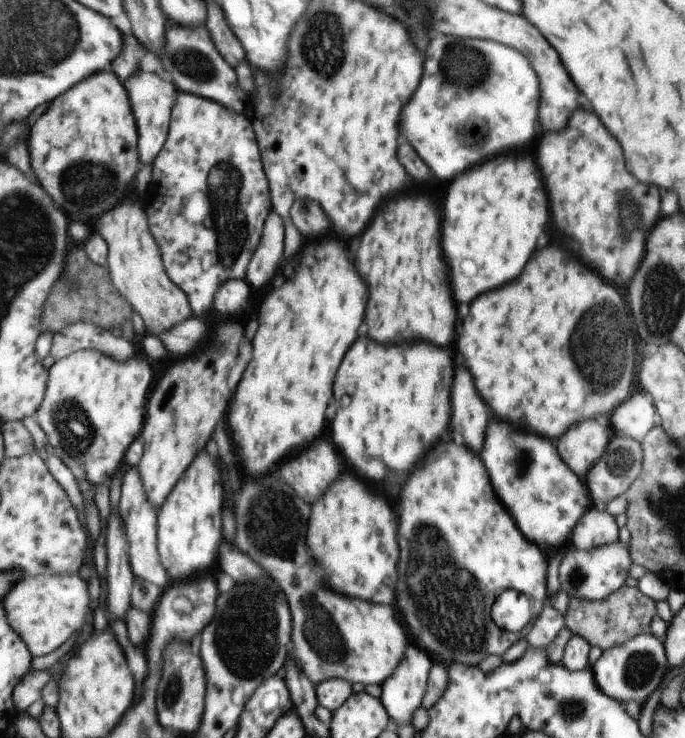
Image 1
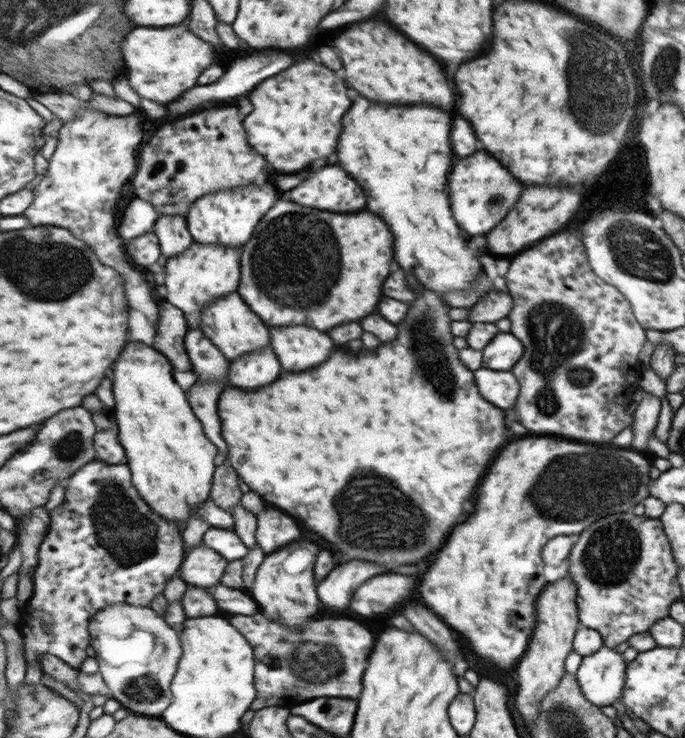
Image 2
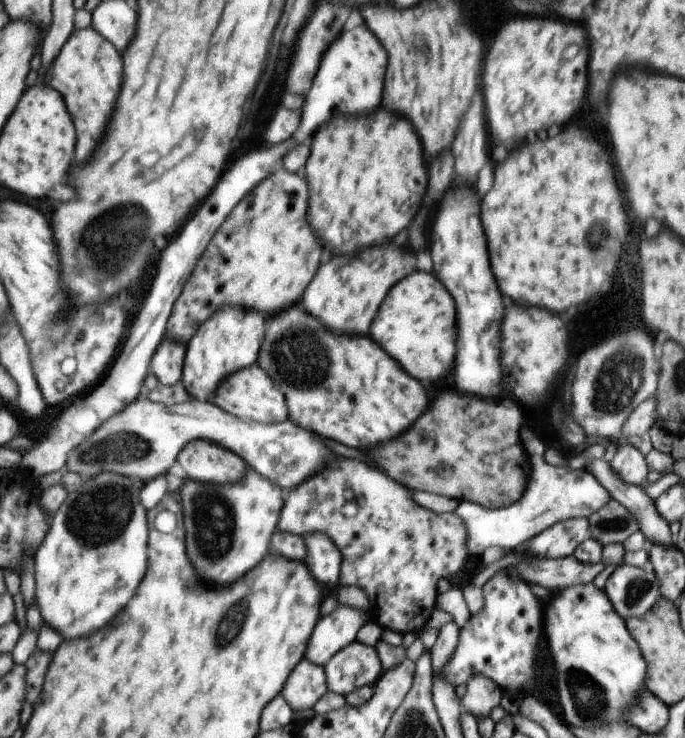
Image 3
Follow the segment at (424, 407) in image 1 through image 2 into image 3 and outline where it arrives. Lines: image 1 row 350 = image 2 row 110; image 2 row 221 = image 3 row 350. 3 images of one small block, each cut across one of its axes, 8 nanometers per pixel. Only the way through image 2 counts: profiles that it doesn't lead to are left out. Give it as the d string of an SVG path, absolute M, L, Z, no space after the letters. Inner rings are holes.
M414 272L394 286L394 294L386 298L382 314L374 318L370 336L402 366L402 370L406 370L406 374L418 380L436 380L454 360L454 302L438 278L428 272Z

